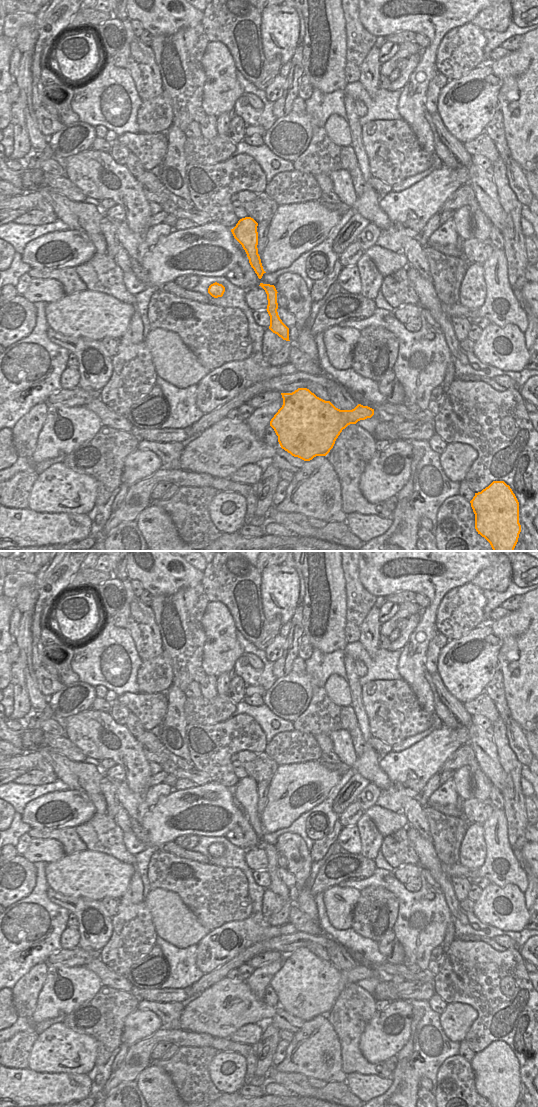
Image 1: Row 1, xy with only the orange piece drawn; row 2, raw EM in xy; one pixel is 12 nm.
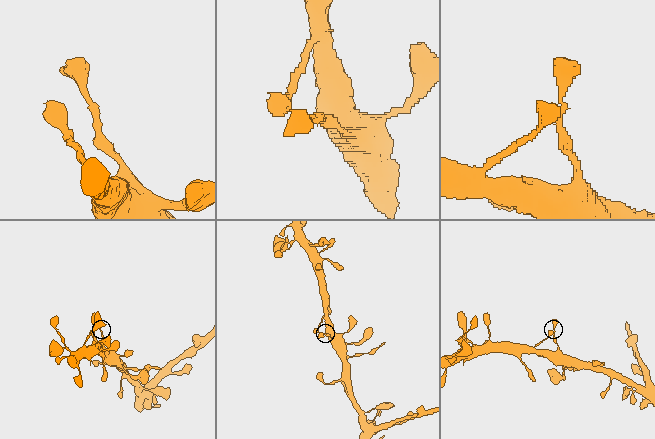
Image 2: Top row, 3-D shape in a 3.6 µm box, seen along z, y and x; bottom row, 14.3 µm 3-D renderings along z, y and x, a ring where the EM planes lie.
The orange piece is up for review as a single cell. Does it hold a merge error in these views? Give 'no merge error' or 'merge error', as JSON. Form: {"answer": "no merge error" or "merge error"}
{"answer": "no merge error"}

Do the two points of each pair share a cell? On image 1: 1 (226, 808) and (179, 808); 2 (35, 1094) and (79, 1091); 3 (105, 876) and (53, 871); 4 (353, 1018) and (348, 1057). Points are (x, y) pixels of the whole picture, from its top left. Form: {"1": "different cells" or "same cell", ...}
{"1": "same cell", "2": "same cell", "3": "same cell", "4": "same cell"}

